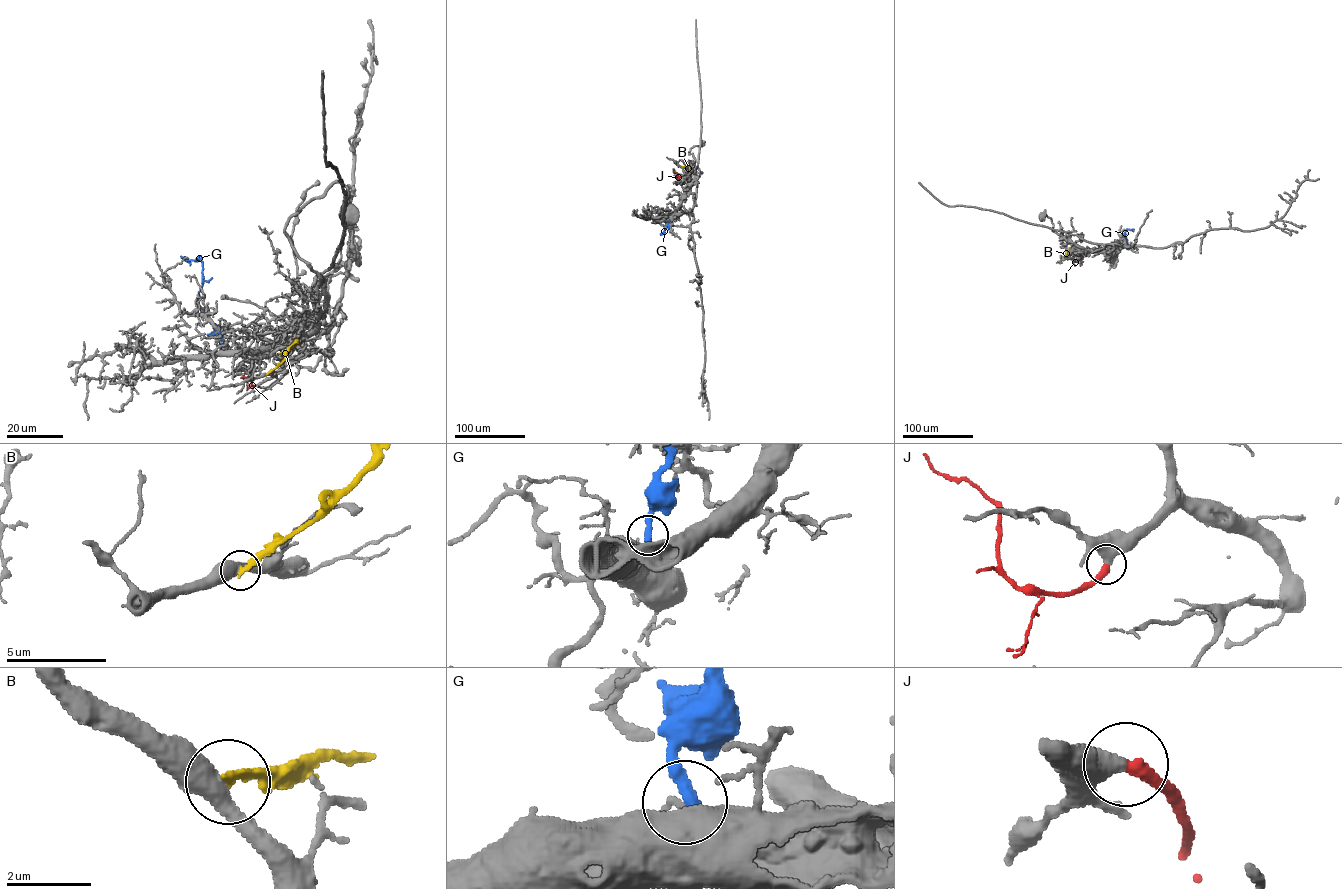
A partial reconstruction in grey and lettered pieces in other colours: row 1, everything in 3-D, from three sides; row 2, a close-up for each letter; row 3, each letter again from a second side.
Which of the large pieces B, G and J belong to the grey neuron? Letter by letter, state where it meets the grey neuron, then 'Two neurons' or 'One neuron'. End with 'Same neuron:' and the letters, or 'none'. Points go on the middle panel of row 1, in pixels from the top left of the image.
B: Touches grey at (681, 167). Two neurons
G: Touches grey at (670, 214). Two neurons
J: Touches grey at (681, 176). One neuron
Same neuron: J

